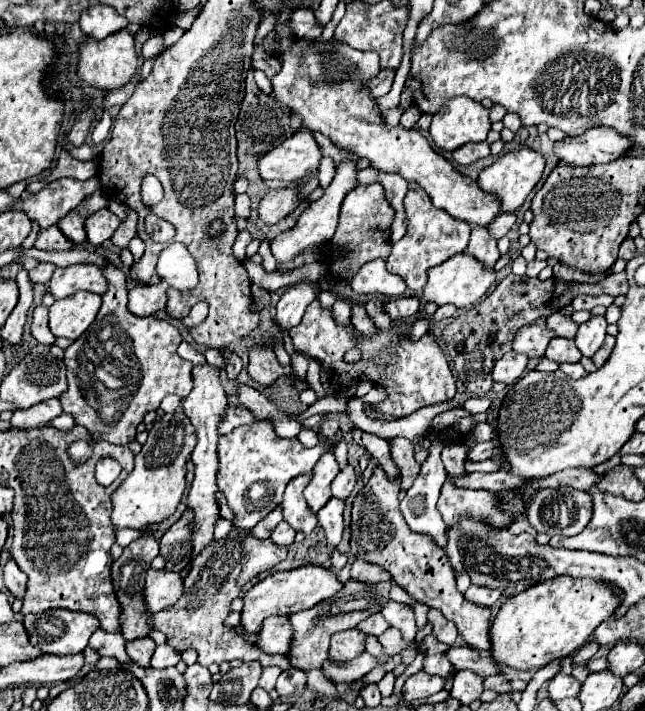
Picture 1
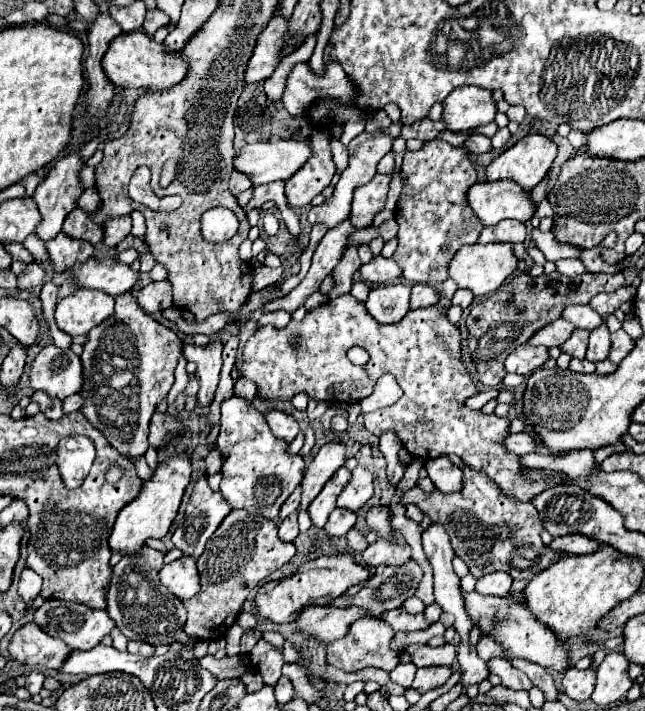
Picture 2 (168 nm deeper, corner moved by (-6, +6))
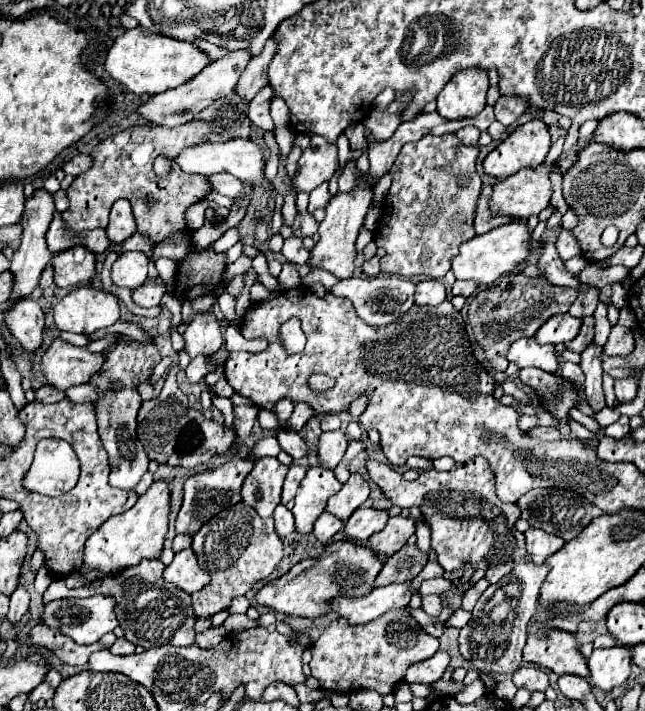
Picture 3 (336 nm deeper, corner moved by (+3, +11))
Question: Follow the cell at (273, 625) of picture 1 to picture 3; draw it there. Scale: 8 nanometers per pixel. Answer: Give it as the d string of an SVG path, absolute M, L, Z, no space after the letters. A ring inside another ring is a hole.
M405 580L403 584L391 584L375 588L369 596L361 598L335 598L331 602L333 612L347 618L351 624L365 624L389 610L407 608L413 592L411 592L411 580Z

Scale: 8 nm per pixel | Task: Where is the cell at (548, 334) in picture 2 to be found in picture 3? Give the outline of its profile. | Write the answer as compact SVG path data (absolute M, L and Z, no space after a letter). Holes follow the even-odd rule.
M557 314L557 316L551 316L547 324L543 324L543 328L539 328L535 338L539 344L569 342L579 334L579 328L581 328L579 318L573 318L571 314Z

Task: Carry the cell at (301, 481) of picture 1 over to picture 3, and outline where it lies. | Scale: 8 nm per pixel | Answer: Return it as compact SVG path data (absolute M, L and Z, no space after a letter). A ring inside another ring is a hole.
M333 430L333 432L323 432L319 438L319 452L321 452L321 462L327 468L335 468L345 450L347 450L347 436L343 430Z

